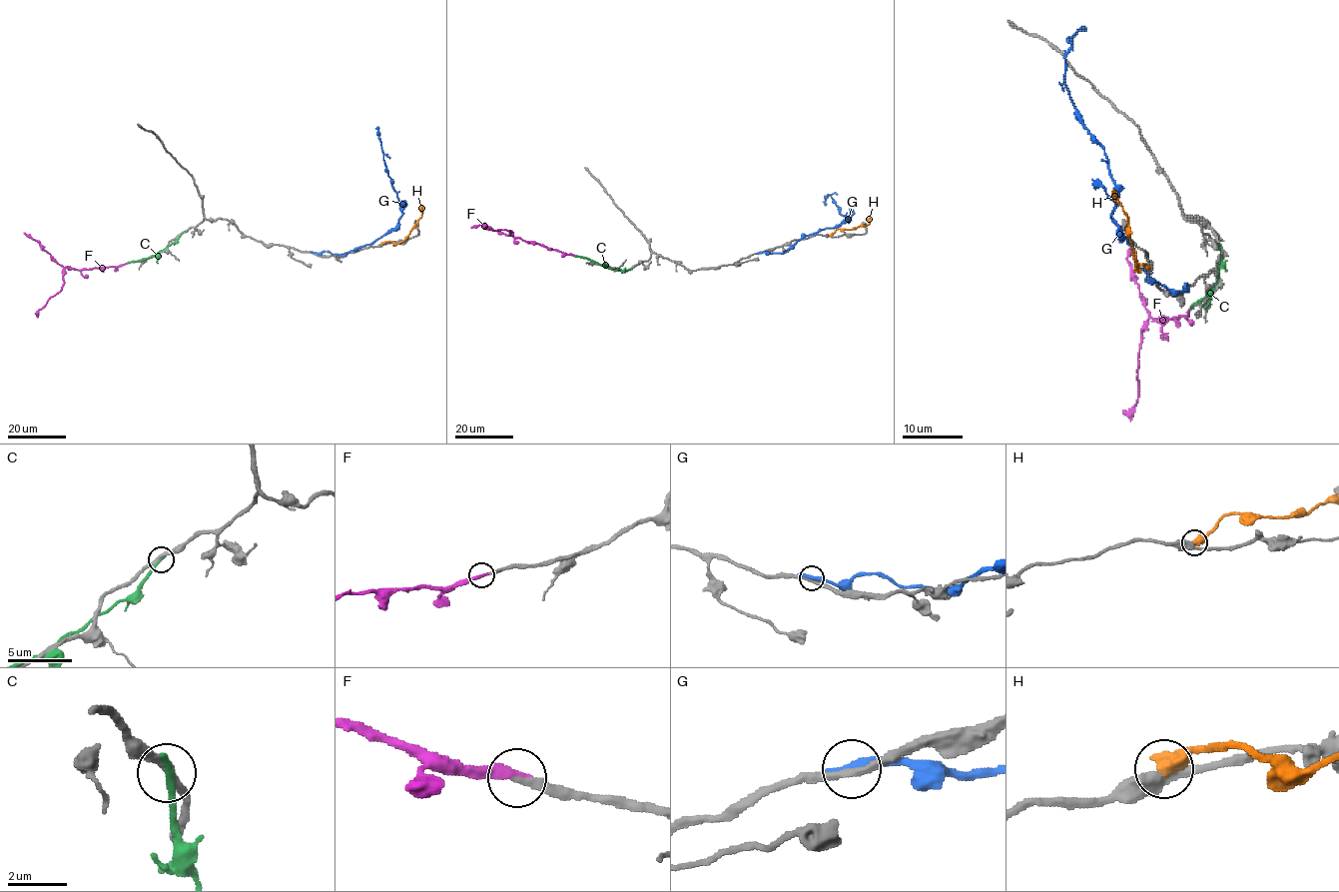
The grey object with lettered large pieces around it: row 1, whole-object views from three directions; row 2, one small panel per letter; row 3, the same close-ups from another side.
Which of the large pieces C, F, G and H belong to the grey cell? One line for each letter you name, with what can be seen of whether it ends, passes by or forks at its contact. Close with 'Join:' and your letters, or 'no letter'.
F: it ends
Join: F

